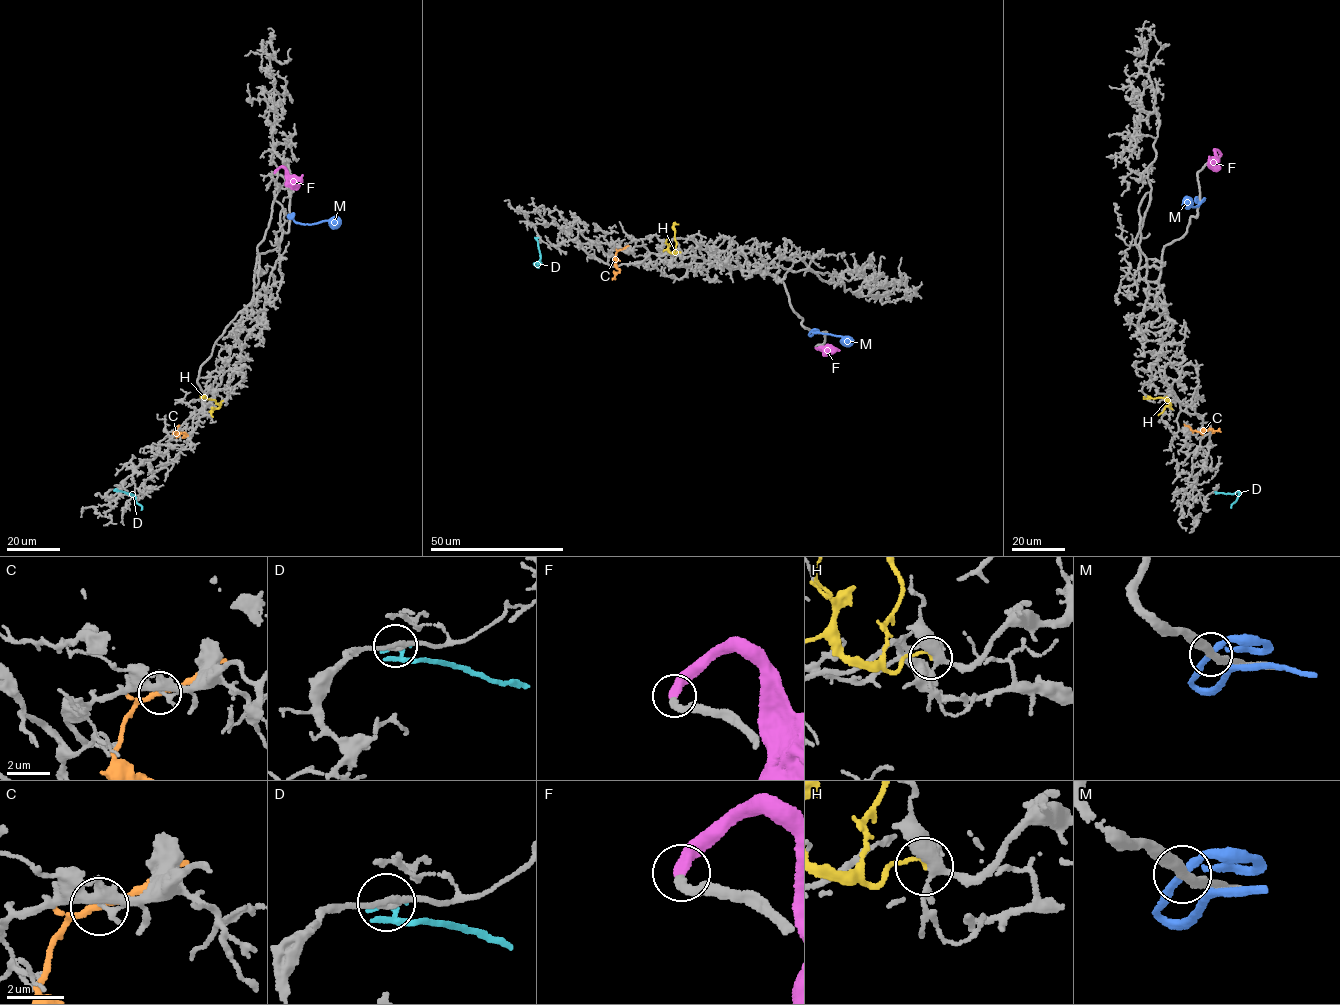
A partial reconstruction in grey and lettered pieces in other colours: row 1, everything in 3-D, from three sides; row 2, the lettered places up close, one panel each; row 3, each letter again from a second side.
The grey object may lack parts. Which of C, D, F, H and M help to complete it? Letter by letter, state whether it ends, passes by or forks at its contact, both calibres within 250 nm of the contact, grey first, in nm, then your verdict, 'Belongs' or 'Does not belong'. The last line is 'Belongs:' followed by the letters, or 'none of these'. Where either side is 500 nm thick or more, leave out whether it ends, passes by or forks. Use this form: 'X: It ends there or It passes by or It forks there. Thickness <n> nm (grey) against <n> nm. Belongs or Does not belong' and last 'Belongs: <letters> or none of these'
C: It passes by. Thickness 180 nm (grey) against 220 nm. Does not belong
D: It ends there. Thickness 160 nm (grey) against 200 nm. Does not belong
F: It ends there. Thickness 240 nm (grey) against 440 nm. Belongs
H: It ends there. Thickness 380 nm (grey) against 120 nm. Does not belong
M: It passes by. Thickness 300 nm (grey) against 240 nm. Does not belong
Belongs: F

